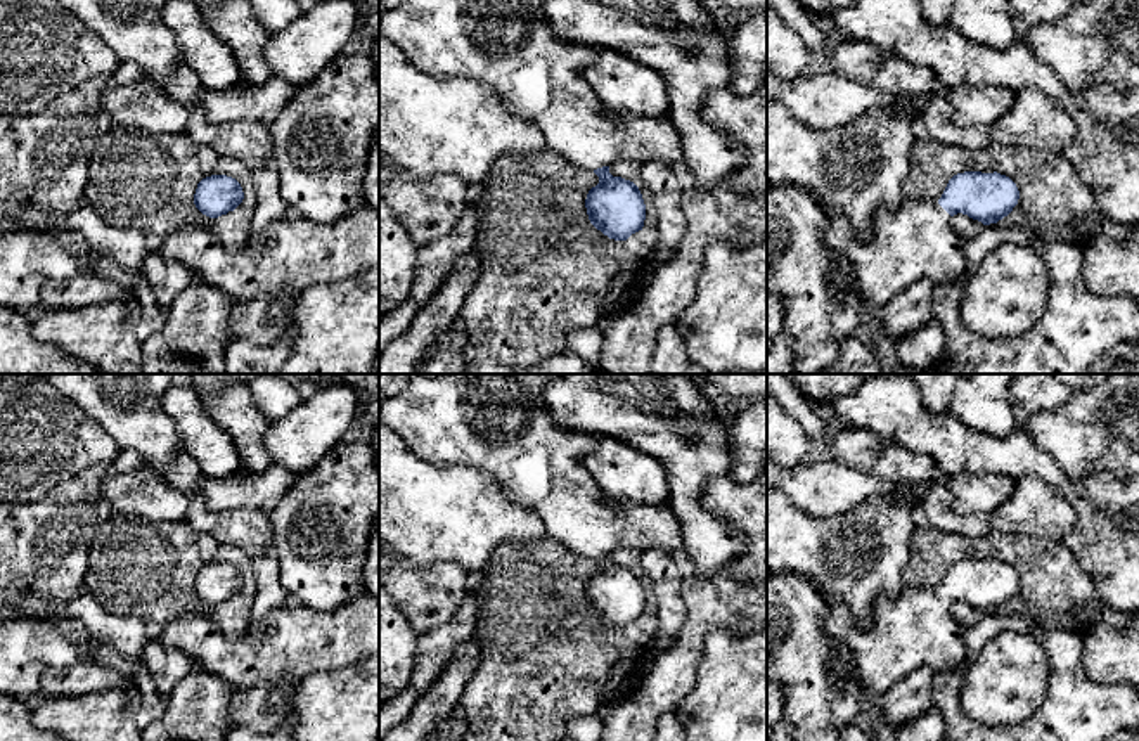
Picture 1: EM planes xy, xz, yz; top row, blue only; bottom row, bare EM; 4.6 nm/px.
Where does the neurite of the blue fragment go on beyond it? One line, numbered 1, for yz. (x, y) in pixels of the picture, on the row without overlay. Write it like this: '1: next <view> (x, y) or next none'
1: next yz (918, 629)

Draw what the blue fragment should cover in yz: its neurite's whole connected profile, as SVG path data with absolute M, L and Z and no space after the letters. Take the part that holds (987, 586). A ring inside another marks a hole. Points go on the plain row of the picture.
M964 559L949 568L938 589L905 587L895 599L878 599L872 606L872 627L867 630L853 623L852 613L838 599L827 599L827 632L834 644L852 660L867 698L879 701L895 682L917 668L926 667L938 673L966 667L966 644L962 627L952 613L954 602L962 601L983 613L990 613L1007 604L1018 587L1020 578L1009 564L997 559Z

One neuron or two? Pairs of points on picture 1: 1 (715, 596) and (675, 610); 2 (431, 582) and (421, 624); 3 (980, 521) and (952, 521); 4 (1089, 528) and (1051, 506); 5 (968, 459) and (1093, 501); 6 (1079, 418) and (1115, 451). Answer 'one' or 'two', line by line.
1: two
2: one
3: one
4: two
5: one
6: one

